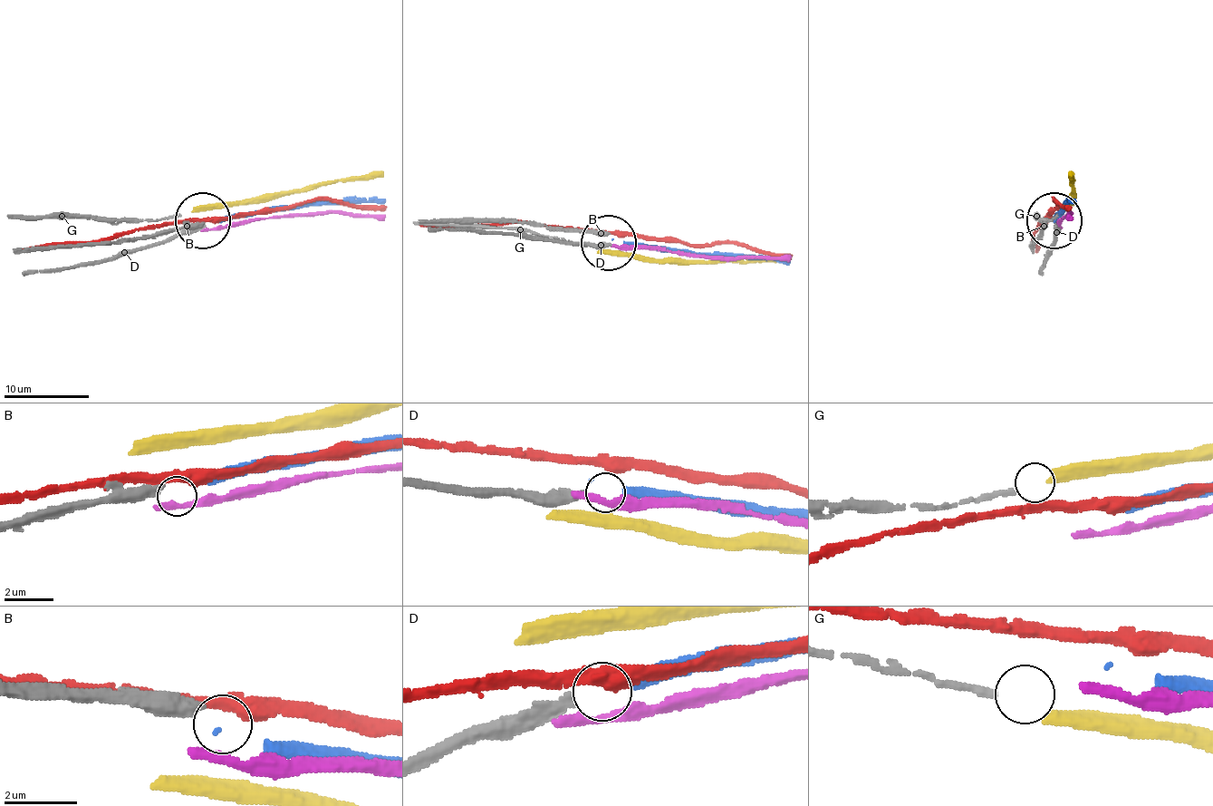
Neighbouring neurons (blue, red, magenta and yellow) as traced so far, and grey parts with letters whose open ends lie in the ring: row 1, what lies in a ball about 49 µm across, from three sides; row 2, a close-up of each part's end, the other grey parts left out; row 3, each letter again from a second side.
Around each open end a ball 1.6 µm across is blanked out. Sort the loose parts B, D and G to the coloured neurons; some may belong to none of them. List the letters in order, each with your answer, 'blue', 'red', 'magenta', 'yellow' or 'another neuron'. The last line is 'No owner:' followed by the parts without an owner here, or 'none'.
B: another neuron
D: another neuron
G: another neuron
No owner: B, D, G

